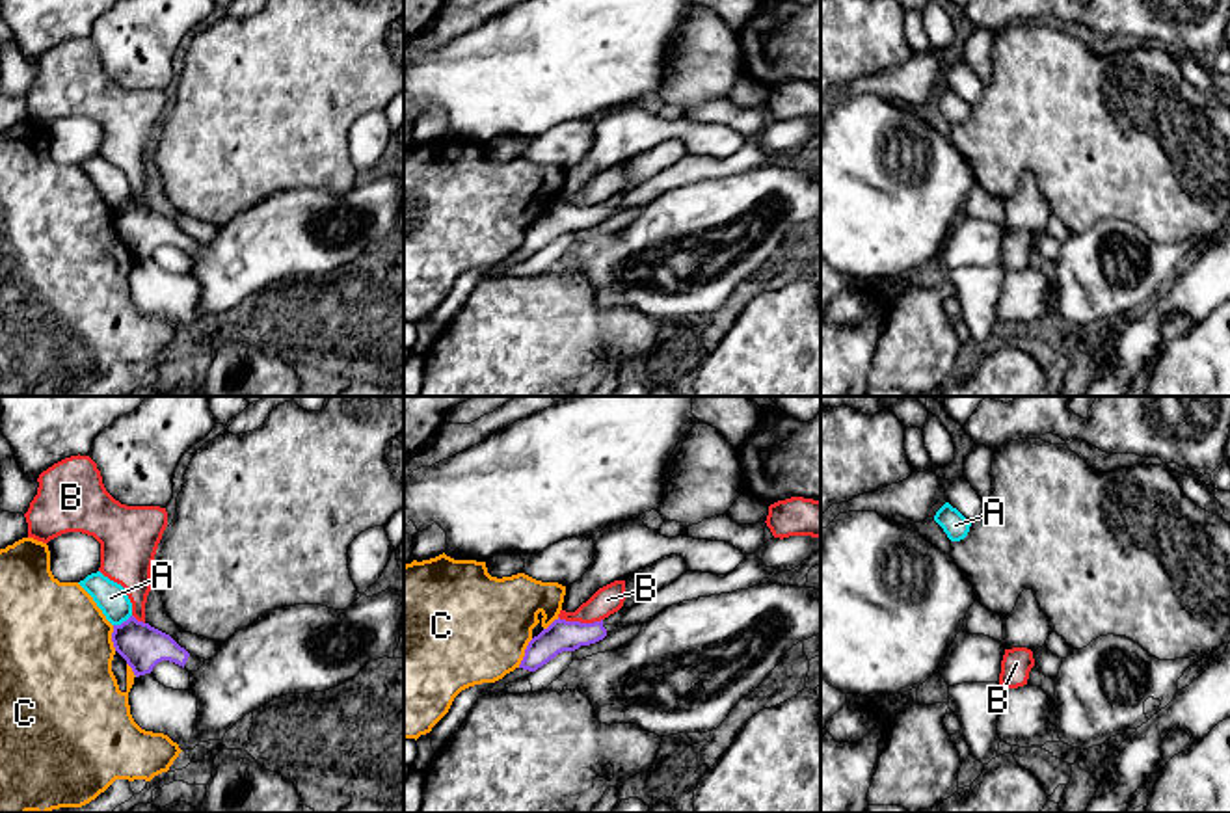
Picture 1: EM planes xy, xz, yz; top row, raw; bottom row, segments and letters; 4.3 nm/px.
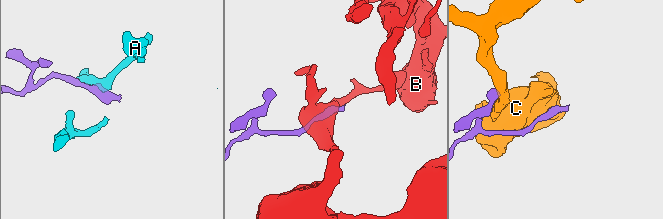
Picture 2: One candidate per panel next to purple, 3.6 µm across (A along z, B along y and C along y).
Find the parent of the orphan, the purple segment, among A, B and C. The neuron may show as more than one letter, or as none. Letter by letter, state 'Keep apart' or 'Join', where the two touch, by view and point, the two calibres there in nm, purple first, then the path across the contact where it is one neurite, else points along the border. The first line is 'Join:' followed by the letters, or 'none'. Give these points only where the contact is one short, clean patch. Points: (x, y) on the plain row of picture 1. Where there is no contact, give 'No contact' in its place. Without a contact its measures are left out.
Join: none
A: Keep apart. Touches purple at xy (123, 205). Thickness 190 nm (purple) against 140 nm
B: Keep apart. Touches purple at xz (579, 205). Thickness 140 nm (purple) against 120 nm. Boundary: xz (559, 199), (570, 205), (601, 203)
C: Keep apart. Touches purple at xz (525, 237). Thickness 140 nm (purple) against 480 nm

